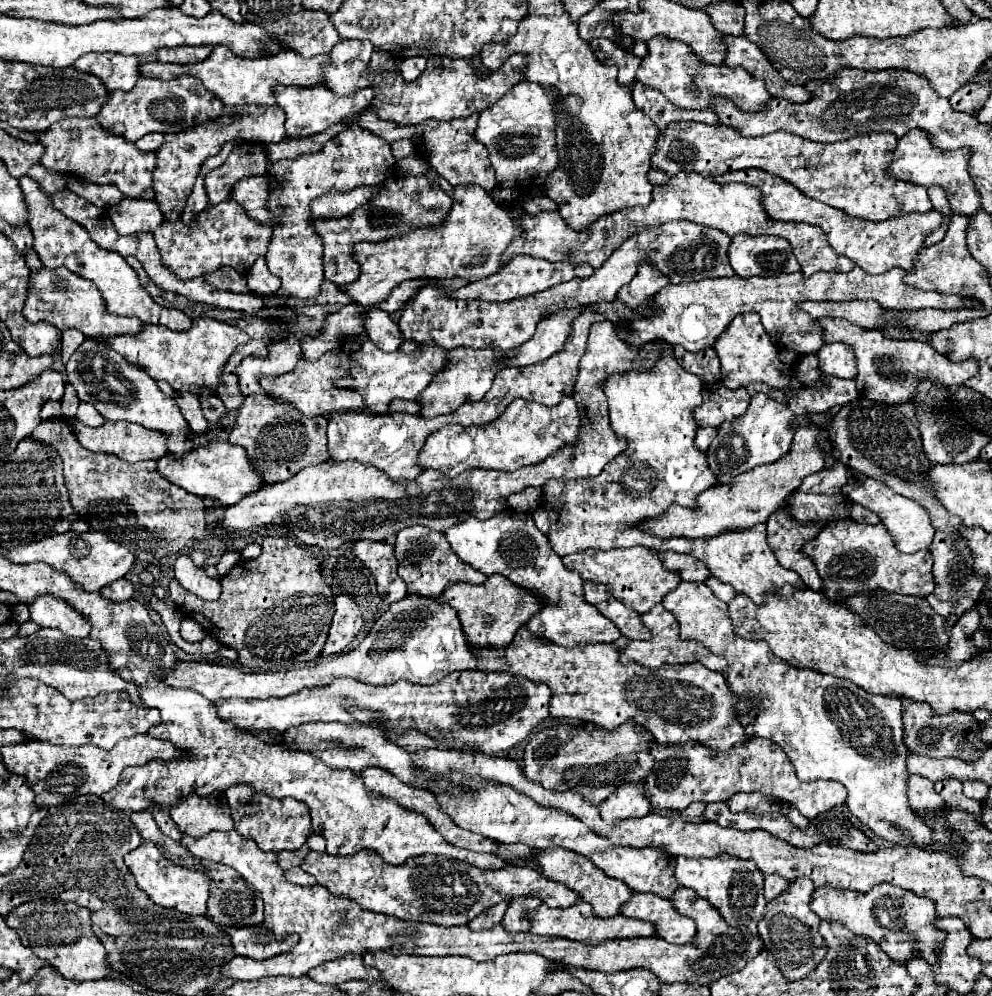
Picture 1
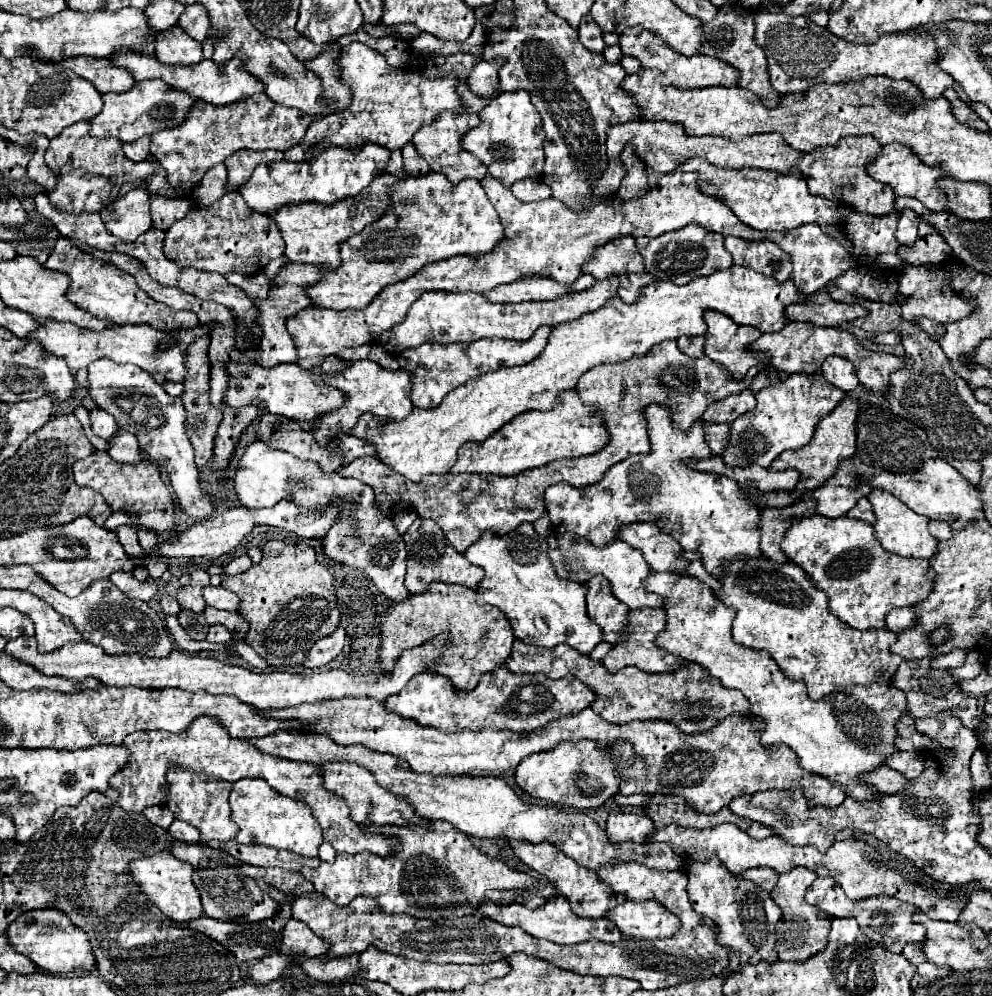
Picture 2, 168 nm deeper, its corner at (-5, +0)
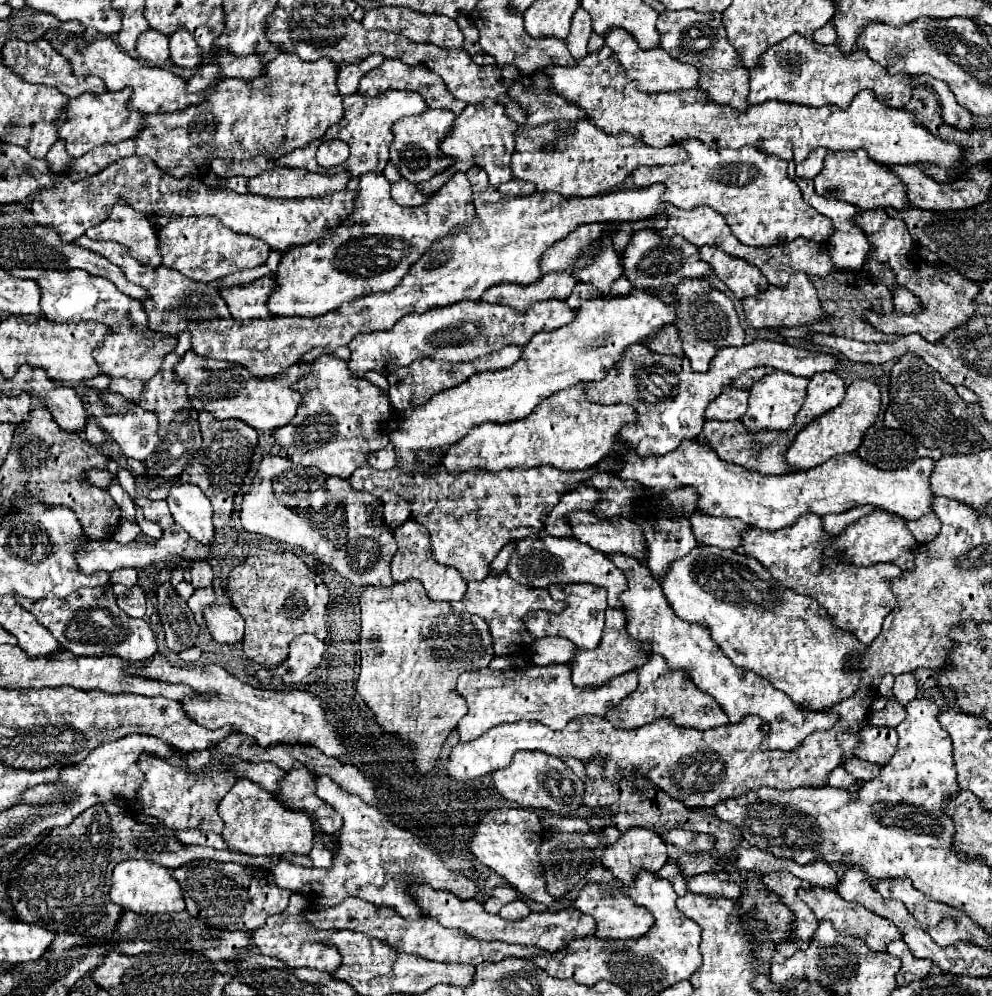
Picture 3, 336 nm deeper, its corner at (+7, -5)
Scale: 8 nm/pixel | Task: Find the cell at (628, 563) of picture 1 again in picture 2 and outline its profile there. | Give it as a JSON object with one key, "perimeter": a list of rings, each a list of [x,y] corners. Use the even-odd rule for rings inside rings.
{"perimeter":[[[552,530],[552,534],[546,536],[546,542],[548,542],[548,558],[554,564],[556,576],[560,576],[562,580],[588,582],[592,576],[602,574],[612,584],[614,596],[620,602],[624,602],[628,608],[646,608],[646,606],[658,608],[658,606],[662,606],[660,596],[644,592],[642,578],[650,572],[648,564],[642,560],[642,556],[638,556],[638,552],[634,552],[634,548],[626,548],[626,544],[622,544],[620,540],[614,540],[608,546],[598,548],[598,546],[590,544],[588,540],[574,536],[574,532]]]}

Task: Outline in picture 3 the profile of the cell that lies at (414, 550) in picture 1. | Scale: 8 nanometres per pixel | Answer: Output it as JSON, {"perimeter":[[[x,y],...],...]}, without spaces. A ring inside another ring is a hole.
{"perimeter":[[[408,519],[398,529],[394,529],[394,537],[398,543],[398,551],[392,559],[392,579],[396,583],[418,579],[422,581],[428,597],[440,599],[440,601],[462,601],[468,583],[462,575],[458,575],[456,569],[450,569],[448,565],[438,565],[438,561],[434,561],[434,555],[430,549],[430,535],[428,535],[428,529],[424,529],[424,525],[420,525],[414,519]]]}

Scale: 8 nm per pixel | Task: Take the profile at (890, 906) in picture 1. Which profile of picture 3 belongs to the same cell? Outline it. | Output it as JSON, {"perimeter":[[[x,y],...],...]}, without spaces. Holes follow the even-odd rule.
{"perimeter":[[[812,887],[808,891],[800,889],[798,891],[798,897],[812,909],[812,913],[816,915],[816,919],[820,921],[832,921],[834,923],[834,929],[838,929],[840,933],[848,933],[852,937],[858,937],[862,941],[866,941],[866,945],[872,949],[872,951],[878,951],[878,953],[884,953],[888,943],[894,941],[894,939],[902,939],[902,933],[898,927],[894,927],[892,921],[884,919],[884,917],[878,917],[876,913],[868,911],[866,907],[862,905],[854,905],[854,903],[846,903],[842,897],[838,897],[836,891],[830,891],[830,889],[822,889],[822,887]]]}

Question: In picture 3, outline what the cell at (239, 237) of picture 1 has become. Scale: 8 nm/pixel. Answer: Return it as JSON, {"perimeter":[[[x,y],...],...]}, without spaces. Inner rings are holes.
{"perimeter":[[[172,217],[166,229],[158,229],[158,251],[164,267],[172,267],[202,283],[212,283],[234,271],[260,267],[270,255],[270,247],[262,239],[234,233],[222,225],[218,217]]]}

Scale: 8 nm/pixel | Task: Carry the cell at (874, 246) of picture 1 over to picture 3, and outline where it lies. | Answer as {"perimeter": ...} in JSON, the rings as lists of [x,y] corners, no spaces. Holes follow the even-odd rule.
{"perimeter":[[[688,139],[682,145],[688,151],[686,163],[638,167],[632,173],[634,183],[638,187],[664,183],[666,193],[662,195],[662,201],[668,201],[678,209],[692,209],[698,205],[712,207],[726,219],[732,233],[744,245],[768,247],[790,243],[796,237],[814,239],[818,243],[826,243],[830,239],[834,231],[832,221],[802,199],[800,187],[788,177],[786,161],[766,155],[750,145],[742,149],[724,149],[702,145],[698,139]]]}

